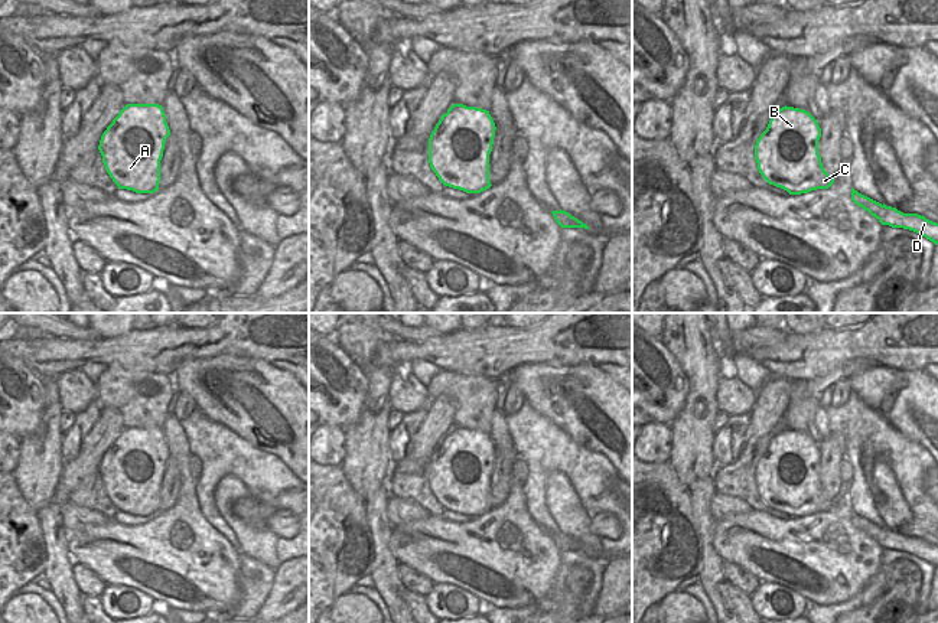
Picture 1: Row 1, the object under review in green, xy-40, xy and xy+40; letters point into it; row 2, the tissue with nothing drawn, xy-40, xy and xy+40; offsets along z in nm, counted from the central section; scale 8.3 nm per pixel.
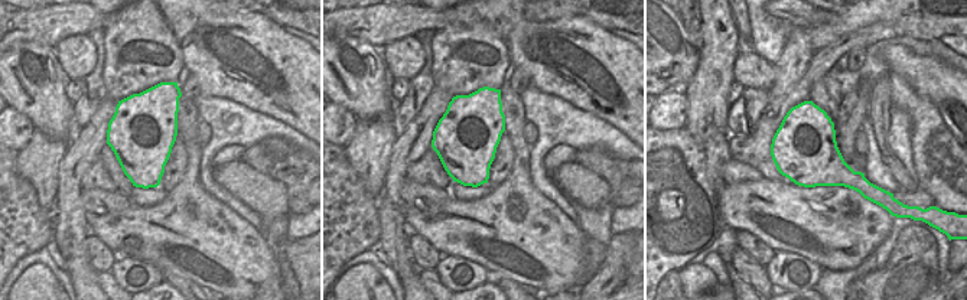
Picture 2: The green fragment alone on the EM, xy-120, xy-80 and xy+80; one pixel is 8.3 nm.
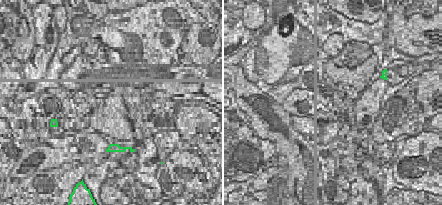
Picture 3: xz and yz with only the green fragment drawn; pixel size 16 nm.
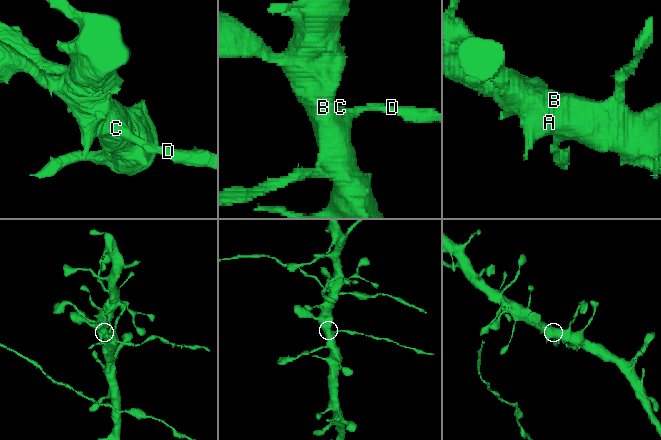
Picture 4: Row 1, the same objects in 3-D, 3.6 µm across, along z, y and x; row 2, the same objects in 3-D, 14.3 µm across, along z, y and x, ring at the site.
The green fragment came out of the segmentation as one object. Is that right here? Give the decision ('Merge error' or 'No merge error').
Merge error.

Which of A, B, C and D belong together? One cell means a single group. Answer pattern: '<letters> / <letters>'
A B C / D

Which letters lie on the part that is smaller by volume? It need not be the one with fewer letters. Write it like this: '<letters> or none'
D.

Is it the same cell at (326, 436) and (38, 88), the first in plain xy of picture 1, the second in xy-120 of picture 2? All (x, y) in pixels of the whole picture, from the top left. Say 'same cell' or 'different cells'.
different cells

